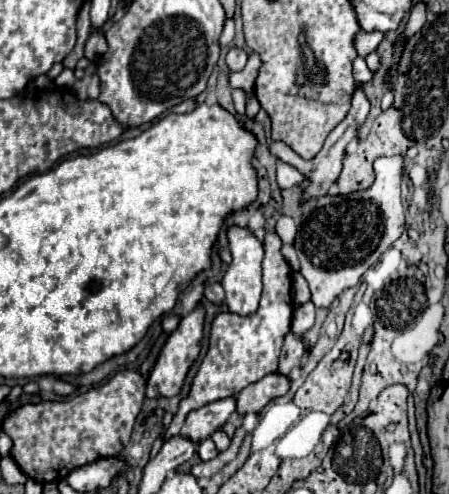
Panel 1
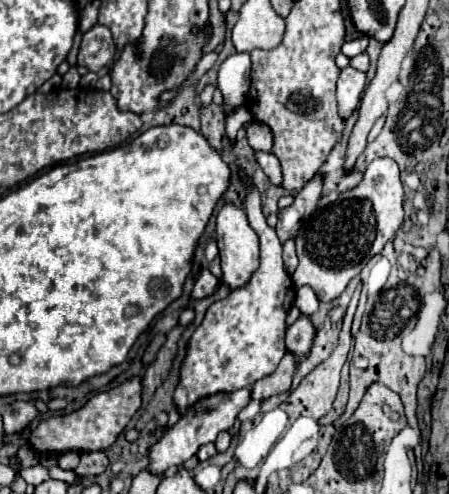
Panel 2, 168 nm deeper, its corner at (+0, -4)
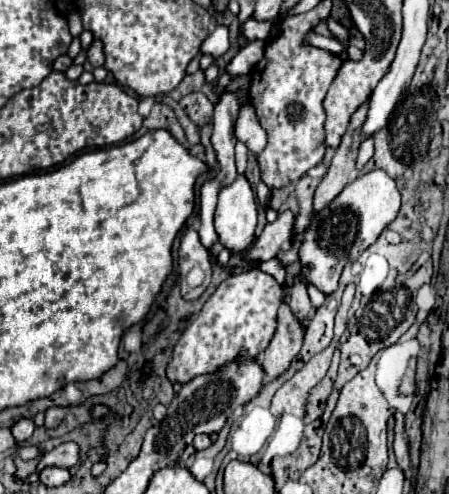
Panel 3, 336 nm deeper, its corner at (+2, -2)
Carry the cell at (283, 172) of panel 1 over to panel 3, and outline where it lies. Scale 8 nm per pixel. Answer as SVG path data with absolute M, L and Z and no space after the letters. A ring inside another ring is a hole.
M251 104L241 106L241 112L239 112L239 118L237 118L237 124L235 124L235 134L237 134L237 140L245 142L245 146L253 154L259 154L265 148L267 134L261 128L257 114L255 114Z

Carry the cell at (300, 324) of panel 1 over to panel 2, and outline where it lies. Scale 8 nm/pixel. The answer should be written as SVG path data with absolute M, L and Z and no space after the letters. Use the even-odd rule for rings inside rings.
M301 286L295 290L295 306L305 314L305 316L311 316L313 312L317 312L319 308L319 300L315 296L315 292L307 286Z

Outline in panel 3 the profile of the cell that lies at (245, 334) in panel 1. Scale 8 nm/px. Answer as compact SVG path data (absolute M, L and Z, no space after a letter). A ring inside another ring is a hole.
M257 268L221 282L175 344L167 378L185 384L199 374L209 374L217 366L237 360L237 356L259 356L269 346L269 338L273 338L281 292L275 278Z

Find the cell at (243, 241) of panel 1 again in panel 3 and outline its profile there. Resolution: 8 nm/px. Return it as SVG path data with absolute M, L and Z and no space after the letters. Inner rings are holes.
M243 174L223 186L219 192L219 204L215 214L215 226L219 242L231 248L235 254L247 250L255 238L257 202L255 194Z

